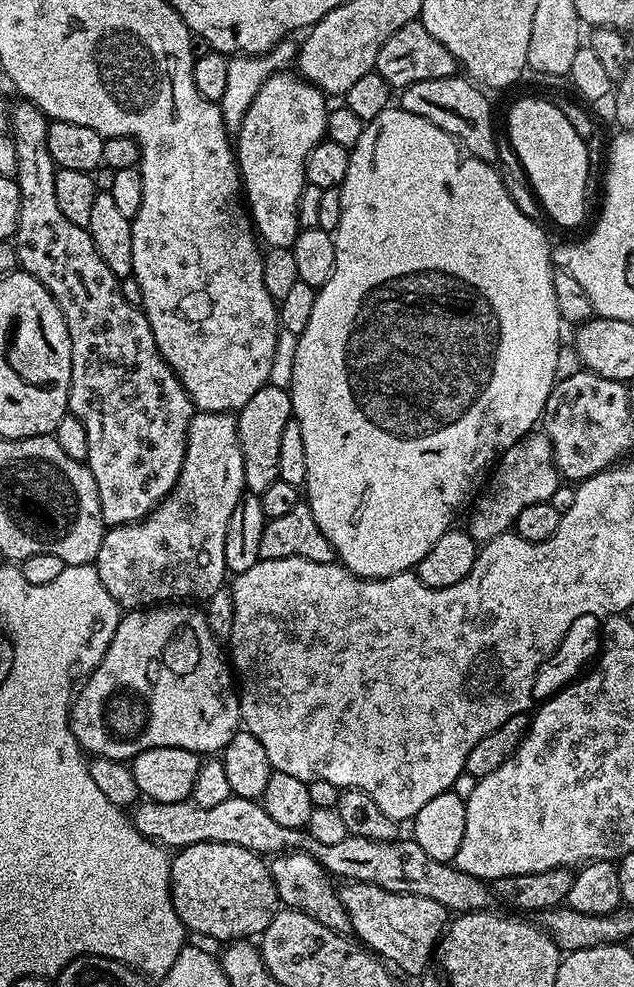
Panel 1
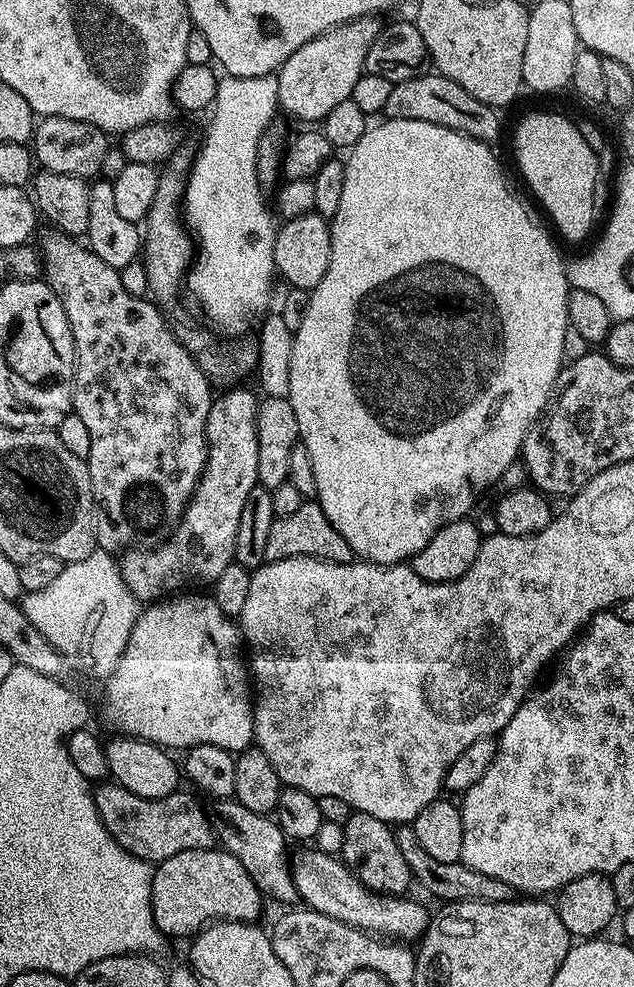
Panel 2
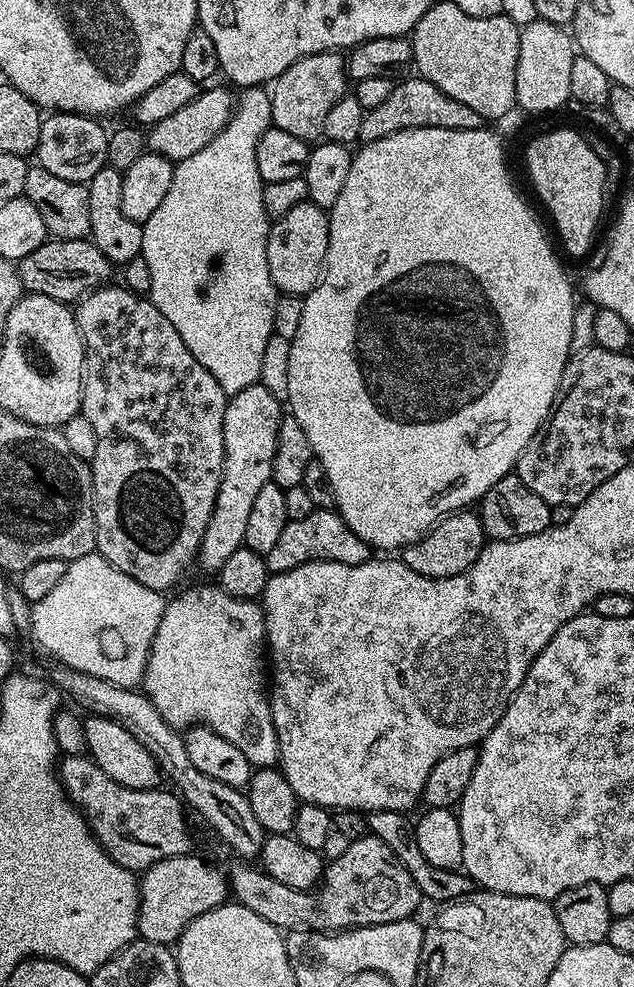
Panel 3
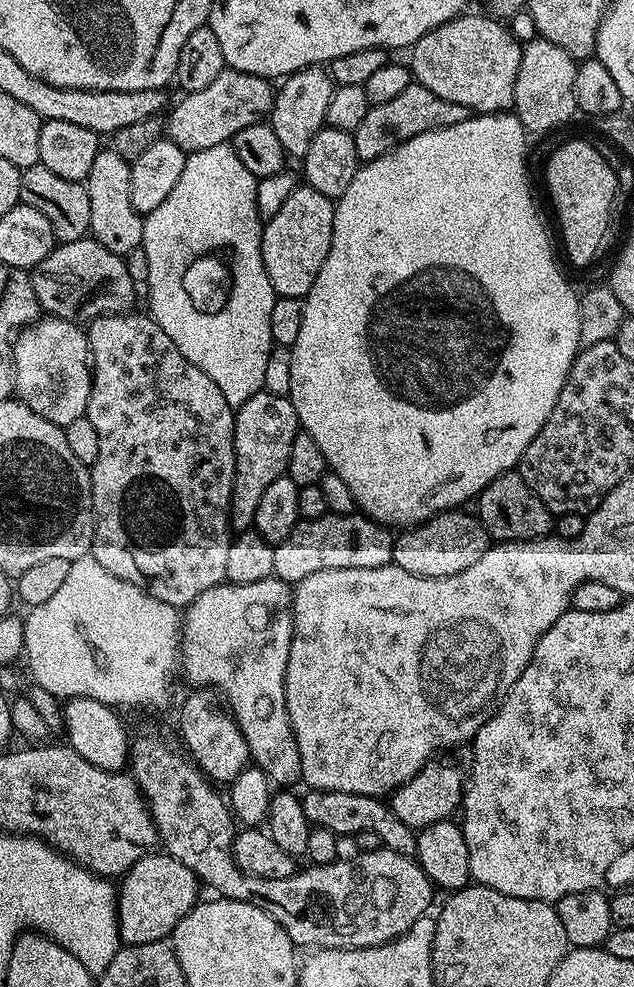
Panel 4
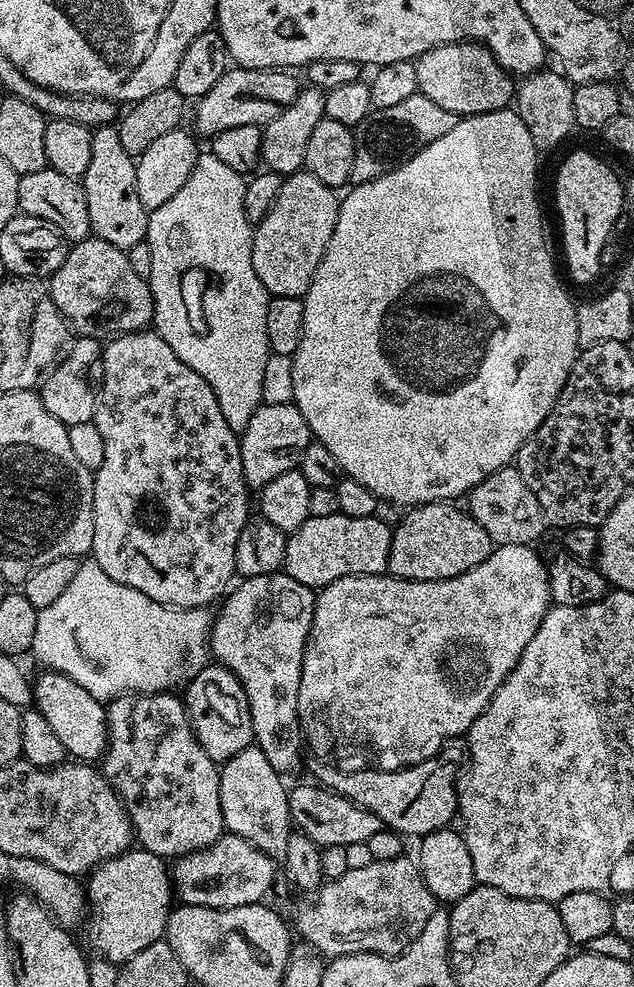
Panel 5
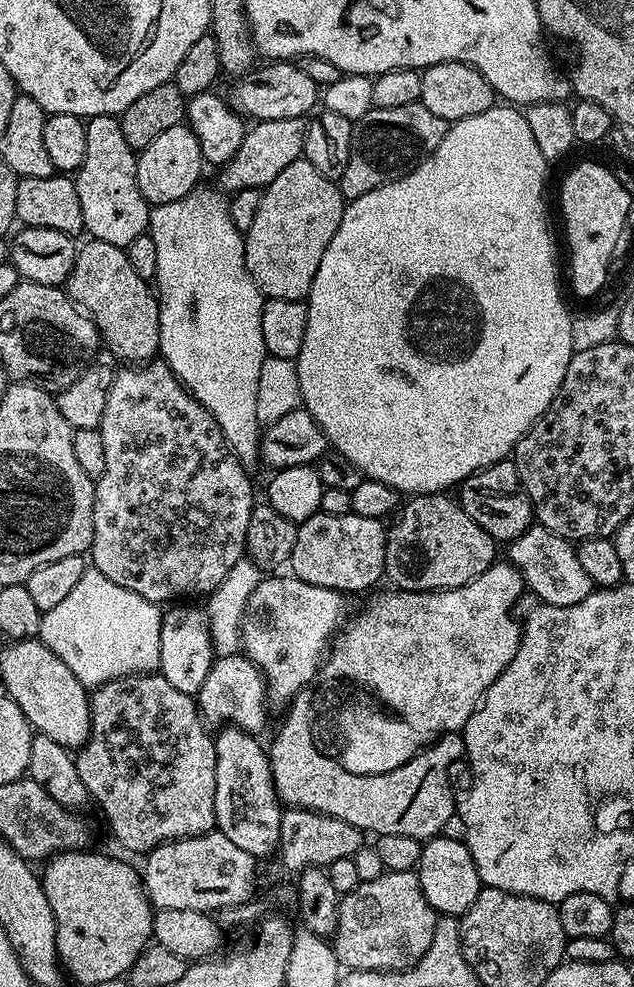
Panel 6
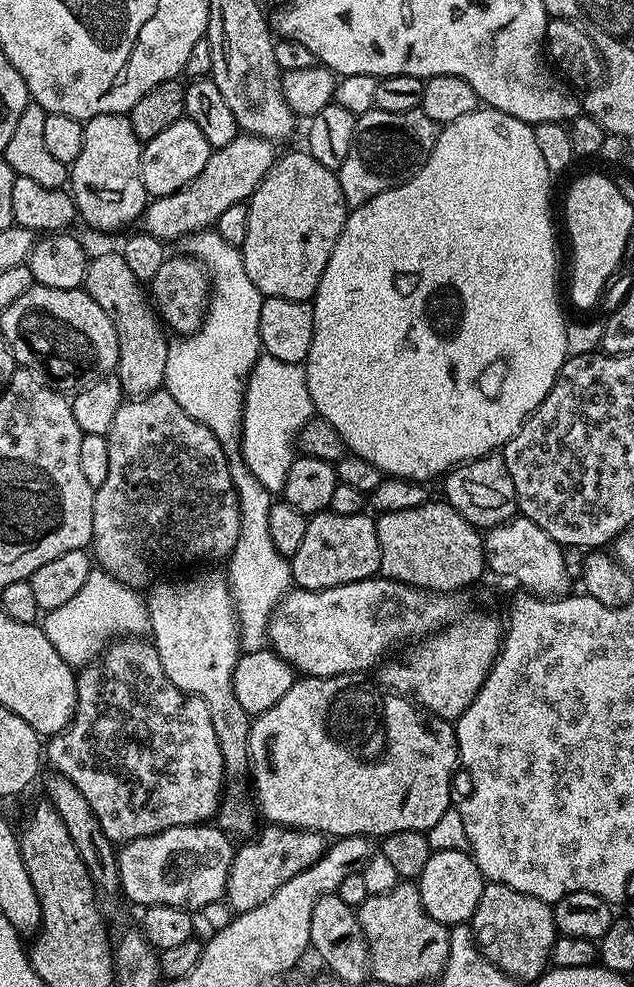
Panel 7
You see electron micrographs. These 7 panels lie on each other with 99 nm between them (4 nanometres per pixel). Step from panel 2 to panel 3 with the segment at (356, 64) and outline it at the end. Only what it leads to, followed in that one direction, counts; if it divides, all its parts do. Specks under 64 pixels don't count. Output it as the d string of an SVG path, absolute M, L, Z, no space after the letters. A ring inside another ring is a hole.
M339 51L303 56L278 79L271 81L273 125L286 130L286 134L294 134L294 138L315 141L323 133L326 114L333 108L334 102L344 97L349 88L346 60Z

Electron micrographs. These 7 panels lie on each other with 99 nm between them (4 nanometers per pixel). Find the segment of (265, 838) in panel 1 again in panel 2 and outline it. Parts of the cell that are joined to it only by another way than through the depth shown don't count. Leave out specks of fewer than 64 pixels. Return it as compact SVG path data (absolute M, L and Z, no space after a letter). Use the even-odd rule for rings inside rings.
M104 782L95 789L94 795L100 821L118 844L138 858L159 862L174 854L182 854L182 850L217 847L216 832L205 805L200 805L191 791L184 791L171 792L166 798L142 798L130 794L130 790L121 784Z

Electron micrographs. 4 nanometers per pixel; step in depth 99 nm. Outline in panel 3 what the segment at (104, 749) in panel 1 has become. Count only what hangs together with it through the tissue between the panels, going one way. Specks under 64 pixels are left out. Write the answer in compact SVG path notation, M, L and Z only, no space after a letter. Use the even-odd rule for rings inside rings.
M204 584L201 588L188 588L181 596L169 599L164 606L164 613L158 622L158 630L152 639L152 649L148 652L148 661L144 667L144 679L142 681L142 691L148 696L150 702L158 710L160 717L166 721L171 728L177 730L187 730L193 726L203 726L213 728L226 742L231 742L233 746L238 746L242 754L256 768L270 768L279 761L280 747L278 746L278 734L274 730L274 718L270 714L270 702L268 701L269 689L266 687L266 637L264 634L264 609L255 599L243 600L237 596L231 596L228 592L223 592L219 586L212 588Z

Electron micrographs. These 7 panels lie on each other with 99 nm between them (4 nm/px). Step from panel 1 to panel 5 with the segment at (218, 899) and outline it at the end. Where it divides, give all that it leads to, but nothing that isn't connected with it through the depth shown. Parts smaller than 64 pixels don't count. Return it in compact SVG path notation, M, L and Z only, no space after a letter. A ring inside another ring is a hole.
M136 846L120 856L102 862L92 869L87 877L86 904L90 909L86 916L88 940L92 943L93 950L98 955L105 956L112 966L126 963L130 958L134 958L134 954L138 954L138 950L146 950L146 946L161 939L168 931L168 913L174 907L174 885L165 857L155 856L145 848Z

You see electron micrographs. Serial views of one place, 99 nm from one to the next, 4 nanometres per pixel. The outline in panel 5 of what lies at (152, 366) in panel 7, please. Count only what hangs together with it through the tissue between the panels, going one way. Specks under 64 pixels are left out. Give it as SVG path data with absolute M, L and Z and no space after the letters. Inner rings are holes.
M89 235L88 239L77 240L69 247L68 256L62 266L58 266L58 270L47 277L46 287L54 306L58 306L64 319L75 331L77 328L80 336L111 338L121 336L124 332L145 331L153 323L154 298L146 277L131 268L125 249L110 246L110 242L96 236Z

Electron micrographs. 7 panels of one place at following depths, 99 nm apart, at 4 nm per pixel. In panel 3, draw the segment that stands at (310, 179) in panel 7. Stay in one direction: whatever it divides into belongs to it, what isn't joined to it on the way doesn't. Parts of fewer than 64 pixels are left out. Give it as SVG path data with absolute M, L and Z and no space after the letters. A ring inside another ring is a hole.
M306 199L294 206L294 210L282 214L282 218L269 227L266 262L270 266L270 278L277 293L305 297L320 281L330 238L328 218L329 213L325 209Z

